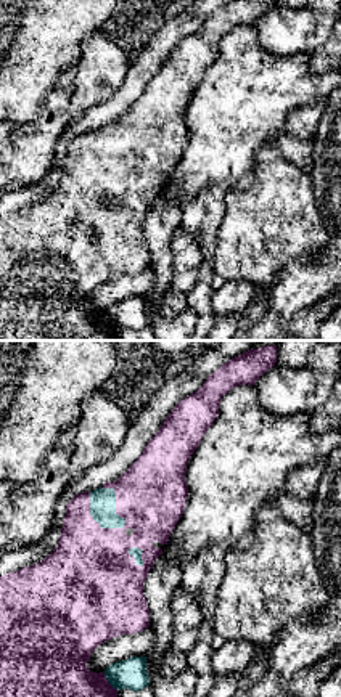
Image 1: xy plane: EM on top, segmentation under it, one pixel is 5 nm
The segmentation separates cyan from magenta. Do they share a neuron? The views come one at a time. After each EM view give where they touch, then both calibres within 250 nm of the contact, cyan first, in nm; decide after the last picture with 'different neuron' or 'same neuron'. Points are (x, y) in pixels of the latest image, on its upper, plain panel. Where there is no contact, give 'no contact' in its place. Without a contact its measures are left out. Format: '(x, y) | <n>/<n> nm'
(97, 161) | 130/420 nm

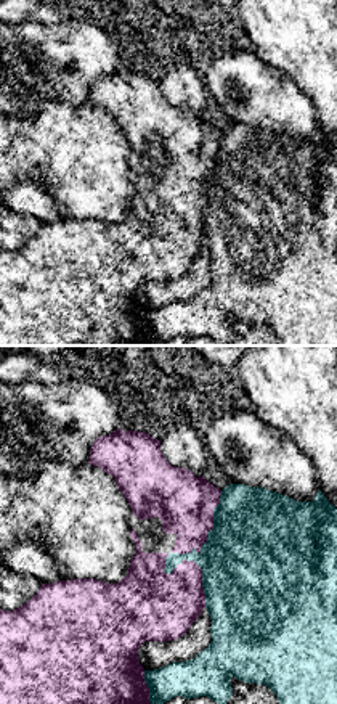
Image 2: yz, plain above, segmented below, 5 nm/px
(193, 200) | 420/300 nm

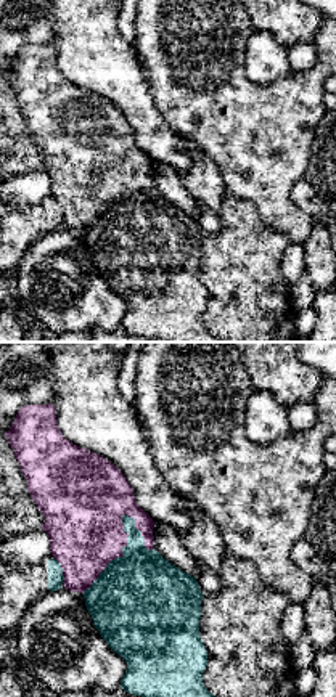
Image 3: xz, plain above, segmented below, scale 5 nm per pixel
(122, 193) | 480/380 nm

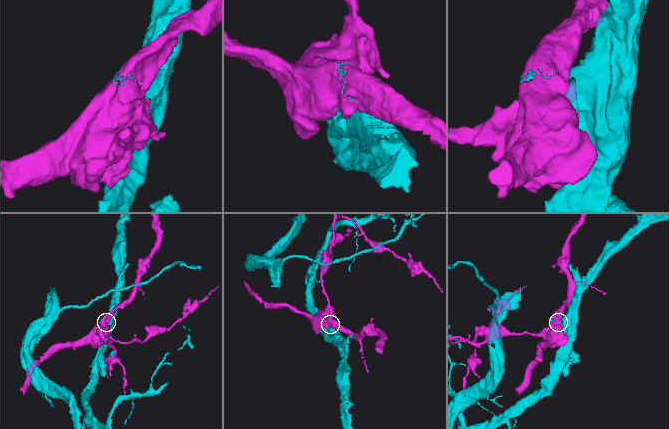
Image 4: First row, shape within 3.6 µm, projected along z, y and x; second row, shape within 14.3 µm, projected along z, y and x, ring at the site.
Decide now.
different neuron

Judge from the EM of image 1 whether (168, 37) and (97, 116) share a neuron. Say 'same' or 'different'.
same

